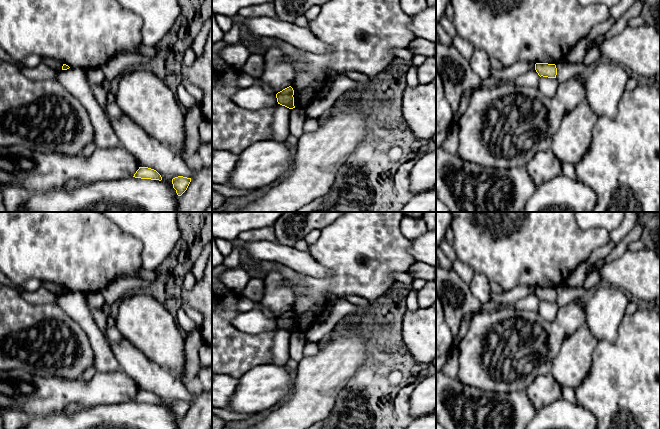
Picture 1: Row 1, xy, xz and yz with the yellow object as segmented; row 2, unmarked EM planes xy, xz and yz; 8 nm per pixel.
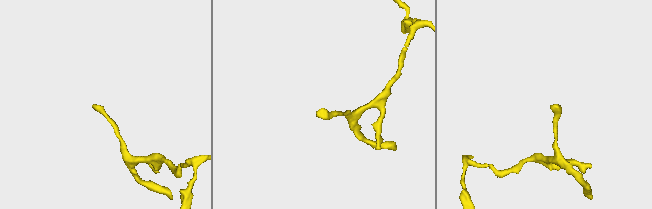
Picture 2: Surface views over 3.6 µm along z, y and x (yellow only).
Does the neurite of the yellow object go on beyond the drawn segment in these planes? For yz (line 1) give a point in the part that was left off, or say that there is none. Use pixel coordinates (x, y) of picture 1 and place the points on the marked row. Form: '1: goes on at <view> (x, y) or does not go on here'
1: does not go on here

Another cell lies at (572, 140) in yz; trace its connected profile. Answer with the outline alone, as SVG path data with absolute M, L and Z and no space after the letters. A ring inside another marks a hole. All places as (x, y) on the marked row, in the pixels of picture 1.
M587 101L564 115L552 140L551 151L562 162L576 165L587 153L597 115Z

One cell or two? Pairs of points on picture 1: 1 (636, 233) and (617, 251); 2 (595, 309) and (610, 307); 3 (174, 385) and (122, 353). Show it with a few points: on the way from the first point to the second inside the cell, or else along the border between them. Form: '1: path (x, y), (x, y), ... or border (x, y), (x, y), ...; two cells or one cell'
1: path (631, 237), (622, 246); one cell
2: path (599, 309), (606, 307); one cell
3: path (161, 381), (148, 376), (135, 364); one cell

